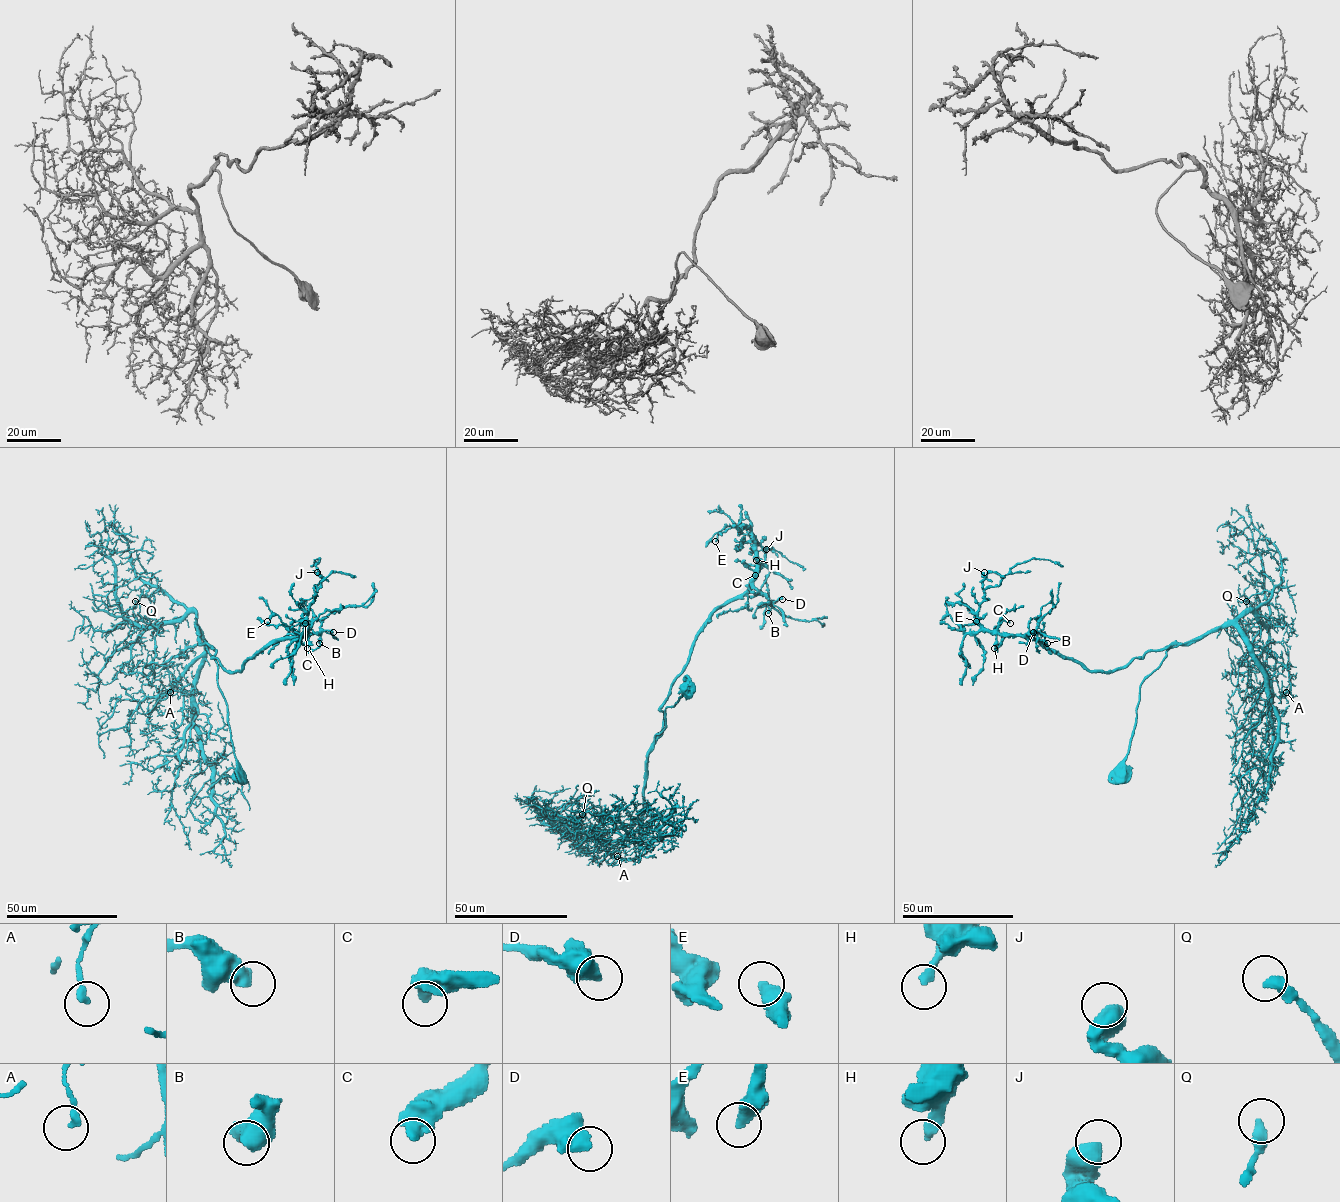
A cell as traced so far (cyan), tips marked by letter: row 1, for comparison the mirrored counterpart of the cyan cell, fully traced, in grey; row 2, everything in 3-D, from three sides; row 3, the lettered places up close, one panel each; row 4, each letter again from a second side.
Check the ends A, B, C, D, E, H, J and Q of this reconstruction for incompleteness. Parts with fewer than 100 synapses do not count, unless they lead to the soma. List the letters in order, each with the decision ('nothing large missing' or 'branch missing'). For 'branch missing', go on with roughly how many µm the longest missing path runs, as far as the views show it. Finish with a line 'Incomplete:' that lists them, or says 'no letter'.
A: nothing large missing
B: nothing large missing
C: nothing large missing
D: nothing large missing
E: nothing large missing
H: nothing large missing
J: nothing large missing
Q: nothing large missing
Incomplete: no letter

